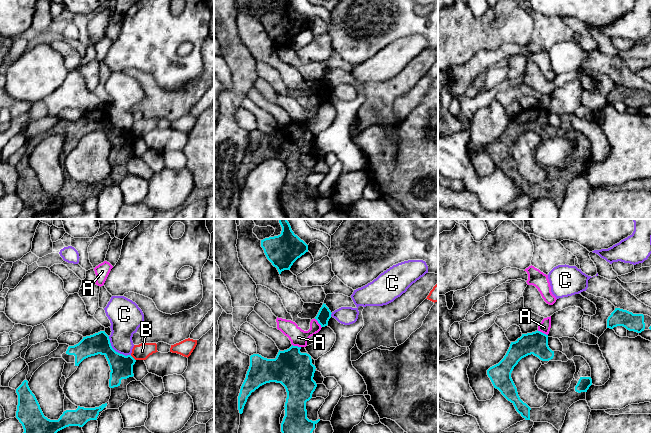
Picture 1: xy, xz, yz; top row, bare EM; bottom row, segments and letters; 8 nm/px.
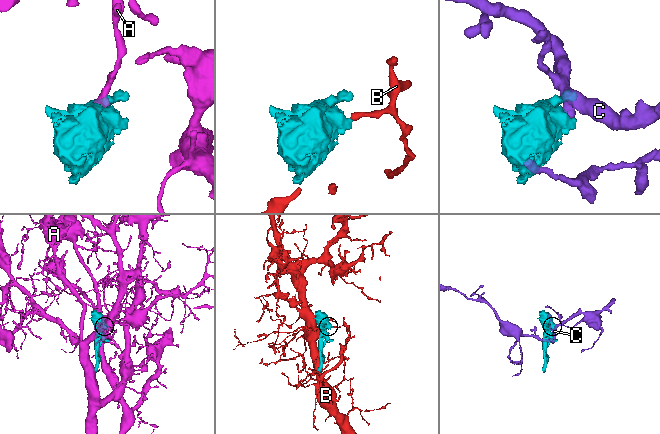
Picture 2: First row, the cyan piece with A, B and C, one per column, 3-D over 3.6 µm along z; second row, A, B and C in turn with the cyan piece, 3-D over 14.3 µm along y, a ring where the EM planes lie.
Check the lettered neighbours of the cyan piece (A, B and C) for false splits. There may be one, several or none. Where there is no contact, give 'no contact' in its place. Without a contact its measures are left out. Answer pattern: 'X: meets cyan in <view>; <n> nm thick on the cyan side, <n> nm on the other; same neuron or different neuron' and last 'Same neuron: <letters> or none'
A: meets cyan in yz; 190 nm thick on the cyan side, 90 nm on the other; different neuron
B: meets cyan in xy; 190 nm thick on the cyan side, 130 nm on the other; different neuron
C: meets cyan in xy; 190 nm thick on the cyan side, 220 nm on the other; different neuron
Same neuron: none

